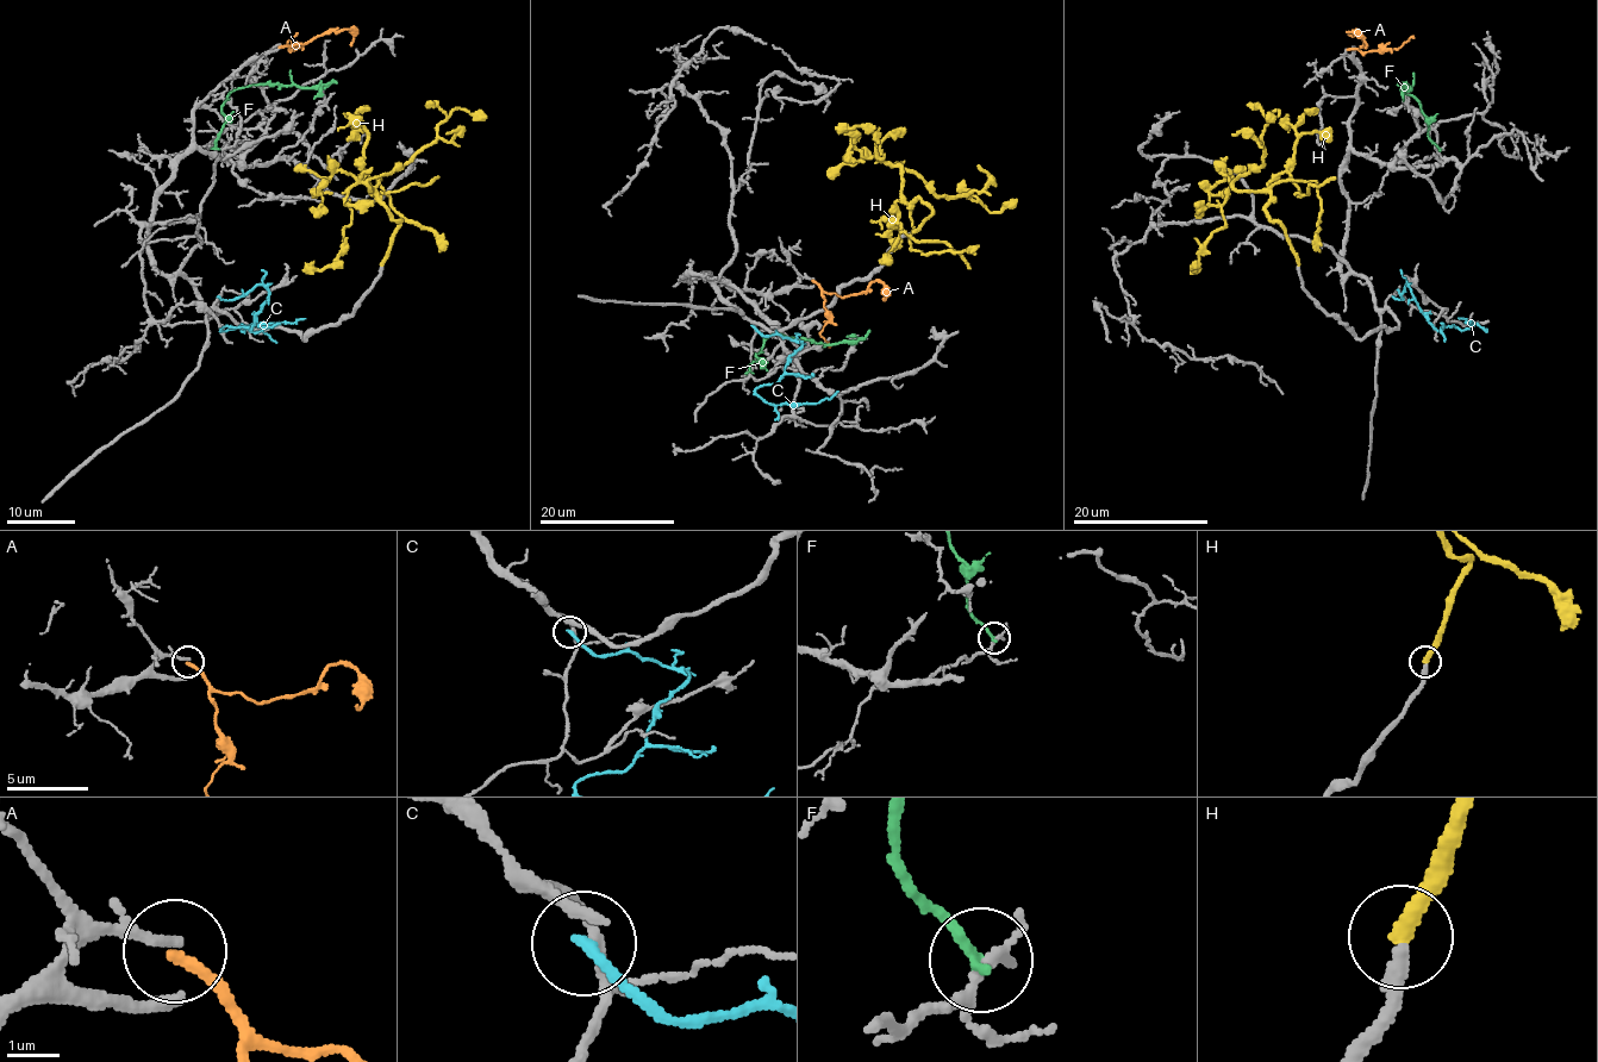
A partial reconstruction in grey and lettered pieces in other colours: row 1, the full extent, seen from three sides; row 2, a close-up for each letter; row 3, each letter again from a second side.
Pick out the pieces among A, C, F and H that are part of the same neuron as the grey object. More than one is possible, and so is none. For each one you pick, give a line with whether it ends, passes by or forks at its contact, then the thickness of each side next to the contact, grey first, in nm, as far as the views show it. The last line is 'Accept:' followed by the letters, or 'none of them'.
Accept: none of them

